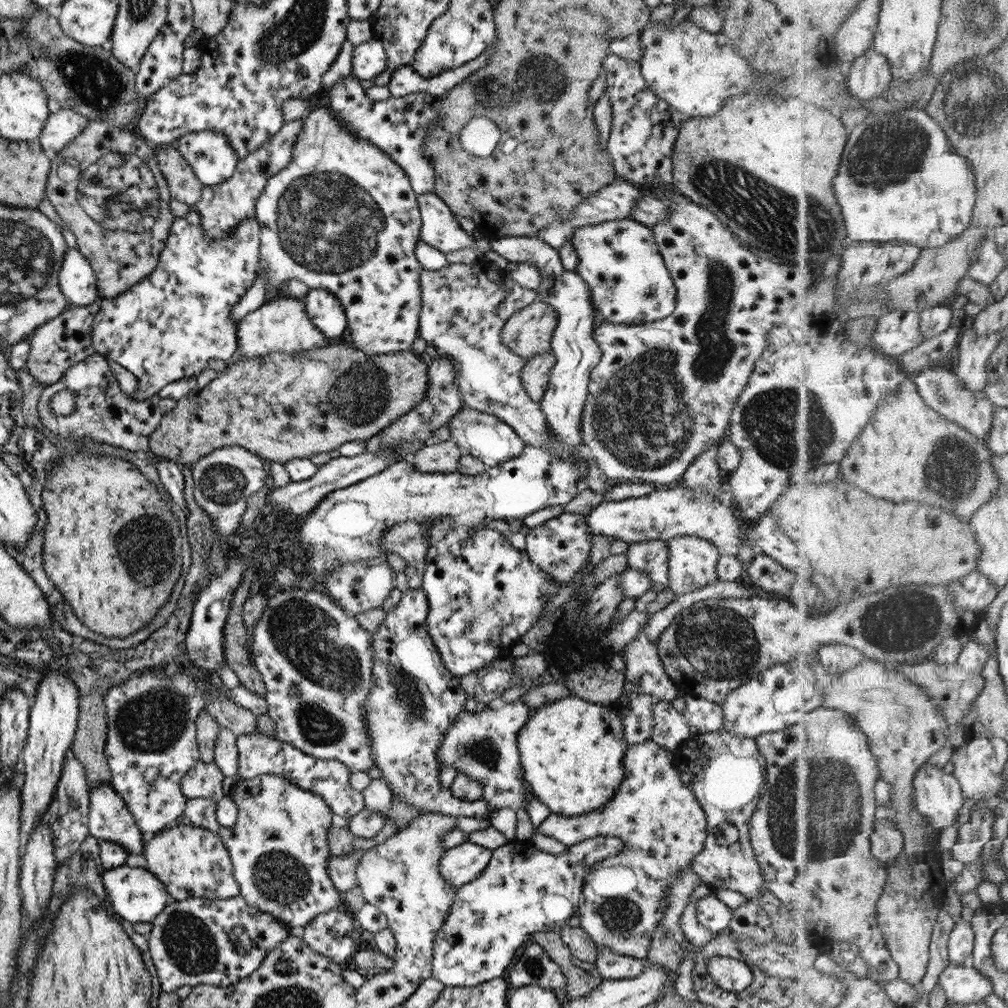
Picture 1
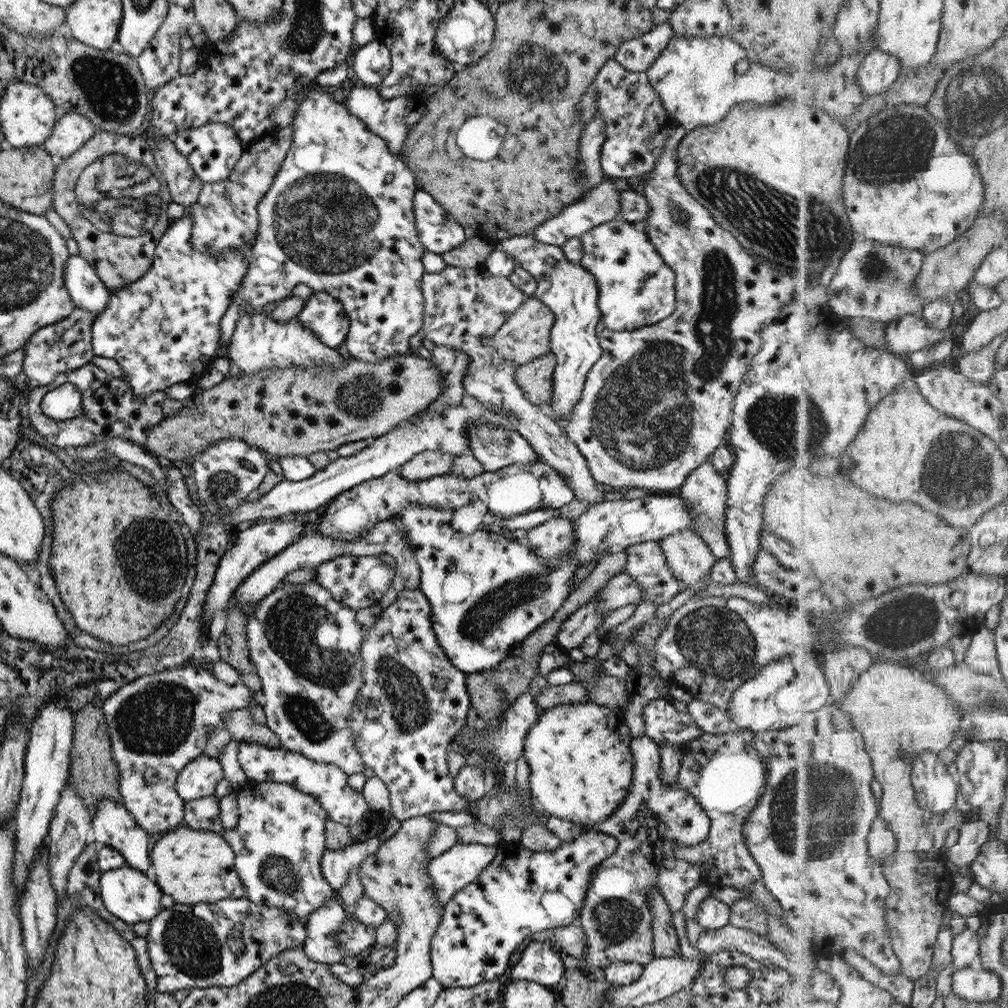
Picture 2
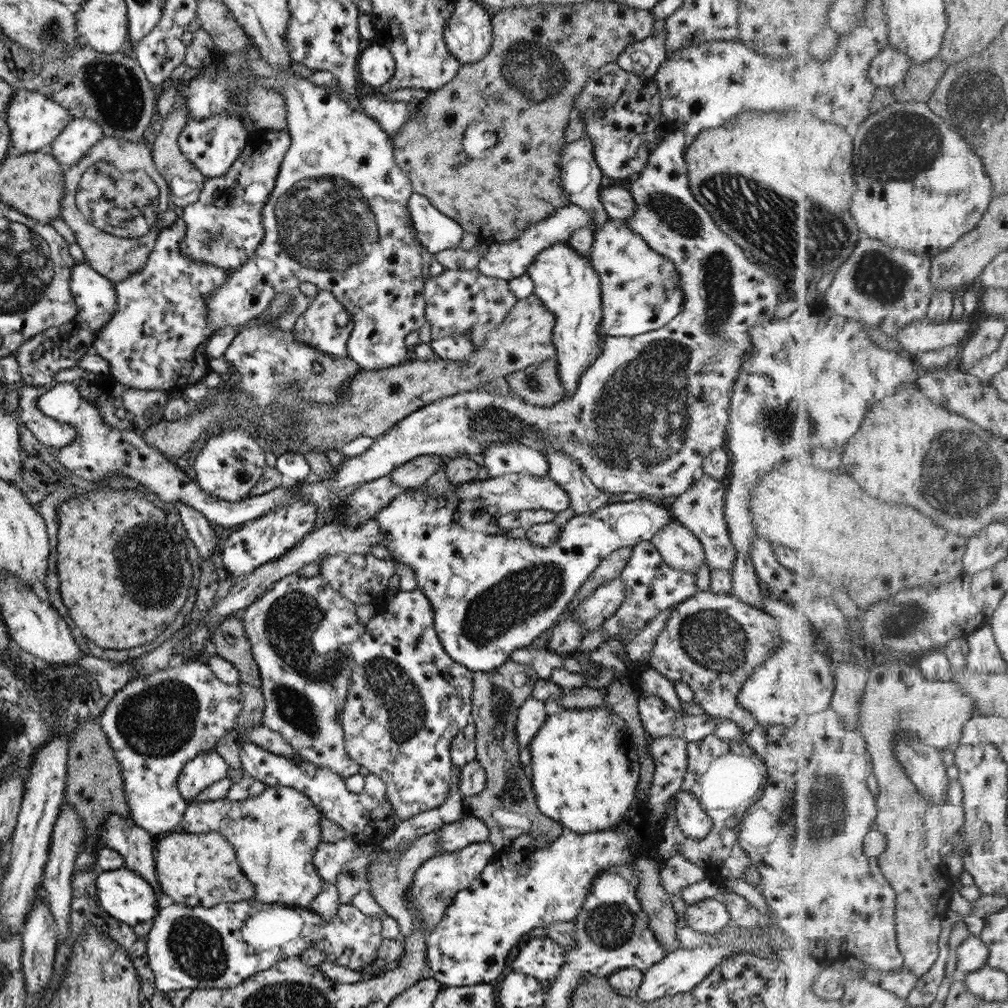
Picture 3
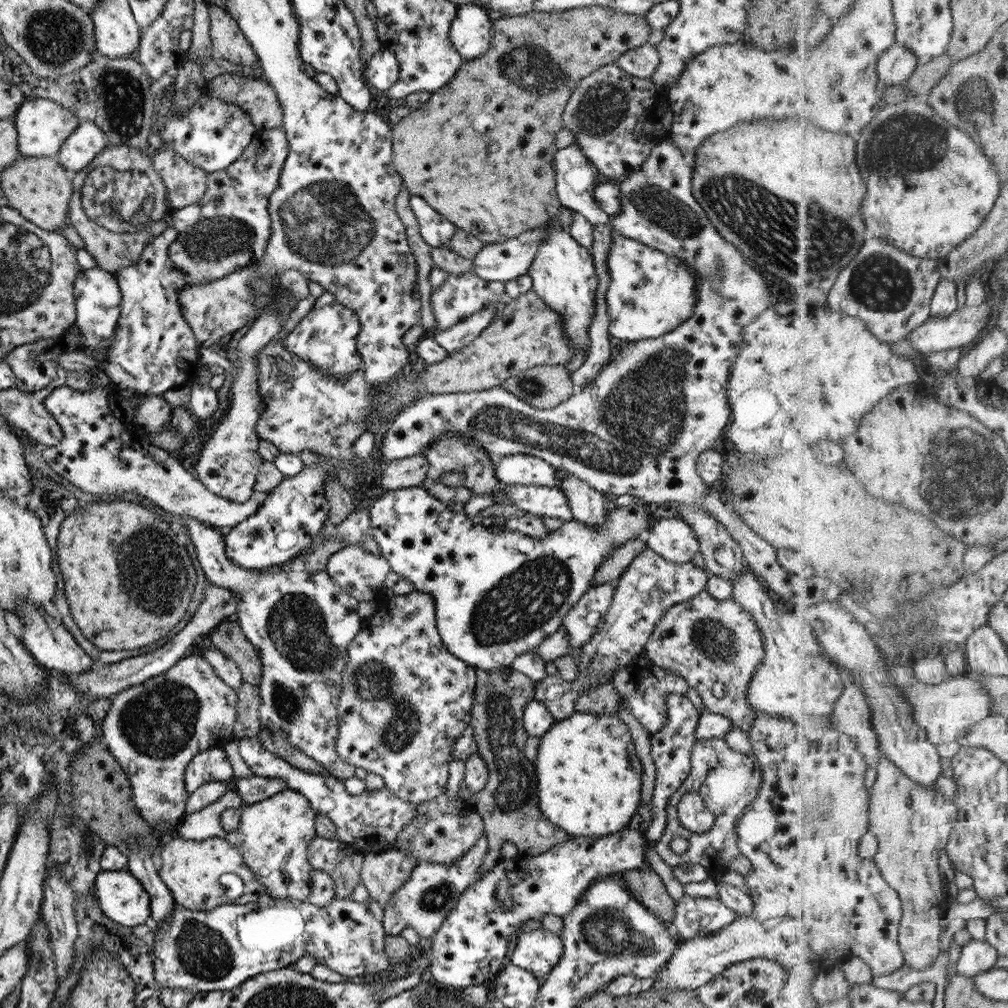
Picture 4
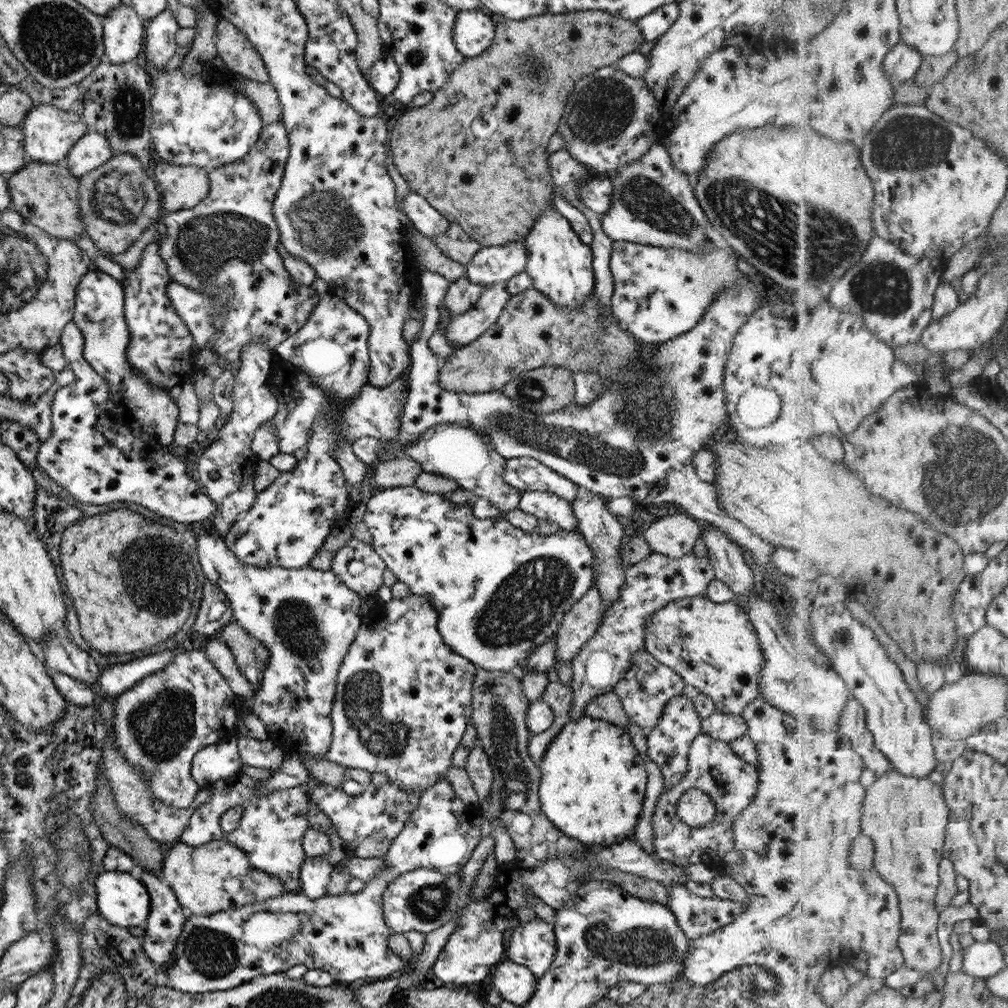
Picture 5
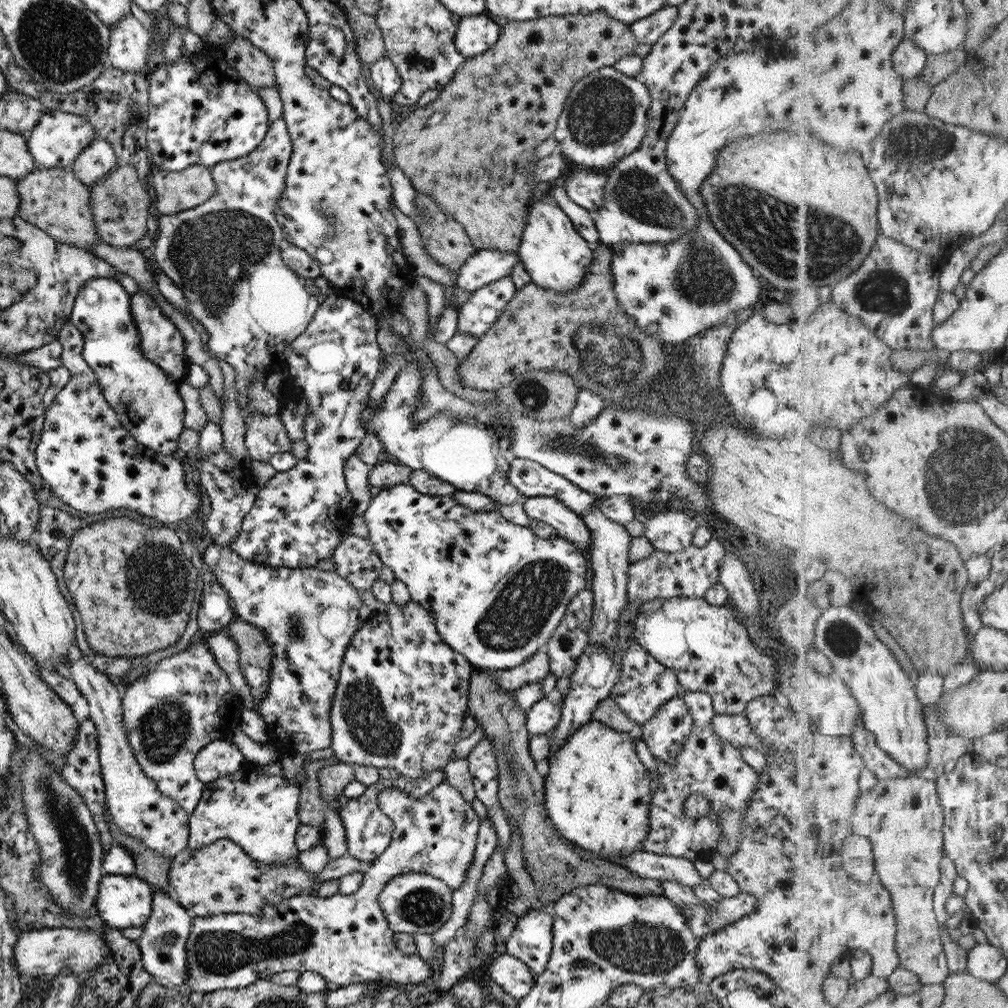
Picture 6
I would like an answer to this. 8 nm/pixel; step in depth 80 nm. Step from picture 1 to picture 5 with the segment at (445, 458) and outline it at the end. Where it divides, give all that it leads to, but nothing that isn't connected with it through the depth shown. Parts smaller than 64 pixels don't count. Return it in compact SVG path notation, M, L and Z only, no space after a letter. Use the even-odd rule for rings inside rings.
M398 456L394 460L377 462L368 476L373 478L375 489L387 489L412 486L421 472L415 460Z

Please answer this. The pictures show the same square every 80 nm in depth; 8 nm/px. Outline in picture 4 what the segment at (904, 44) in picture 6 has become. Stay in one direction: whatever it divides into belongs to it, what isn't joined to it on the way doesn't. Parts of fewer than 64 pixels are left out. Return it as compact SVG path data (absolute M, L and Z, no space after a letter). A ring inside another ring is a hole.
M895 44L880 56L877 72L885 85L901 85L911 78L922 60L904 45Z

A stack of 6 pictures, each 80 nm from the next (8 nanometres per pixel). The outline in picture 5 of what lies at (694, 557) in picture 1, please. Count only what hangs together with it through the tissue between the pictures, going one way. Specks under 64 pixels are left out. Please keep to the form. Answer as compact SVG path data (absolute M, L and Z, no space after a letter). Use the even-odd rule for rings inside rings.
M676 513L646 520L639 531L652 552L669 558L690 554L700 532L697 520Z

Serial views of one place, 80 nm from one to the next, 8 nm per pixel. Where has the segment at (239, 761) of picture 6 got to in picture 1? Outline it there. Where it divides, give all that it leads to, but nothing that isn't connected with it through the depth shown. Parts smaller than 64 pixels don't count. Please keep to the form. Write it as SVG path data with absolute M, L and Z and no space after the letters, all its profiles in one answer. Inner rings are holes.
M198 761L181 779L180 789L187 799L213 799L218 801L223 795L221 780L224 776L215 763Z

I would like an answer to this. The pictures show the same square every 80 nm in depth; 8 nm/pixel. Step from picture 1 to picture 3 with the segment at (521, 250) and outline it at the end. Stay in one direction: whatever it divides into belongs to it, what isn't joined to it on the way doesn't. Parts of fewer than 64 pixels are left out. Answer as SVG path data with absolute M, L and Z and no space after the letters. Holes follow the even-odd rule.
M566 240L535 254L526 273L533 283L532 293L555 316L552 343L556 348L557 376L563 387L561 399L565 400L573 396L582 372L600 353L601 338L597 334L601 318L599 277L586 256L575 253Z

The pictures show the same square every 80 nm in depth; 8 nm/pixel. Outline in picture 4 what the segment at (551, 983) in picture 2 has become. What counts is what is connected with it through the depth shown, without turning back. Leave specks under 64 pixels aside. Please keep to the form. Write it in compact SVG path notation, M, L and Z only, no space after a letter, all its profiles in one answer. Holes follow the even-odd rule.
M542 925L537 930L531 930L531 932L519 931L513 937L516 944L515 948L513 948L513 953L509 956L509 963L529 972L535 979L543 980L545 976L549 975L549 971L553 969L553 966L557 964L559 957L561 957L559 937L549 933L549 931L545 931Z

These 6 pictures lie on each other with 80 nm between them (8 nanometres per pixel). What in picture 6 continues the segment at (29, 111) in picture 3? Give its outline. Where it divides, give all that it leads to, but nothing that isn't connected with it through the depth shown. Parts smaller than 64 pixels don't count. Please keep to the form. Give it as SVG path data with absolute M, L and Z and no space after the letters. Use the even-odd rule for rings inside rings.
M44 110L37 123L25 135L27 150L35 169L69 168L73 160L94 138L90 123L81 116L57 110Z

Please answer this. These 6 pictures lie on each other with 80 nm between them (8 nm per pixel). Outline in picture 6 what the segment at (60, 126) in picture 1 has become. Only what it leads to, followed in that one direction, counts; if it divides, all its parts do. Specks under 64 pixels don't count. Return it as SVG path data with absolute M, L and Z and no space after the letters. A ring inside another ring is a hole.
M103 139L93 140L75 157L69 169L85 186L117 167L115 153Z

